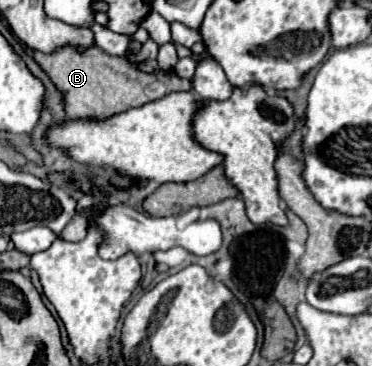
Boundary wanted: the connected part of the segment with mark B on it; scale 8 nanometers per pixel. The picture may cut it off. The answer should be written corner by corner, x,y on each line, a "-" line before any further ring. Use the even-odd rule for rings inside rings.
93,46
85,52
77,52
73,48
61,48
53,54
33,52
37,64
47,72
53,80
55,88
63,94
65,114
69,118
107,118
111,114
125,112
135,106
143,106
153,98
161,98
169,92
185,92
191,90
191,82
179,78
175,72
155,72
147,74
129,64
121,56
109,56
101,48
-
147,86
159,86
159,96
147,96

